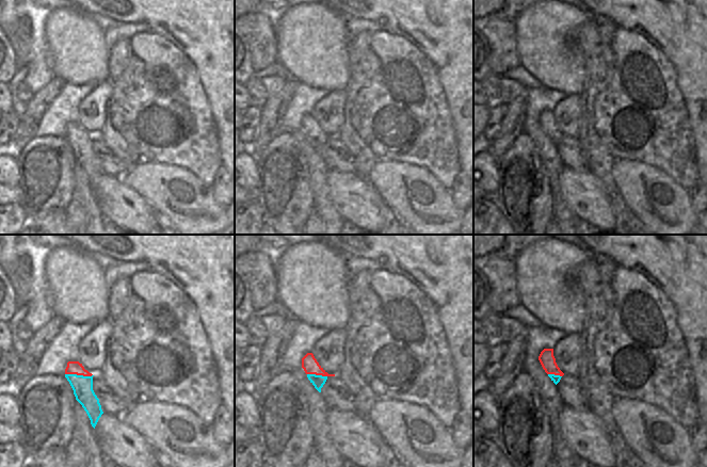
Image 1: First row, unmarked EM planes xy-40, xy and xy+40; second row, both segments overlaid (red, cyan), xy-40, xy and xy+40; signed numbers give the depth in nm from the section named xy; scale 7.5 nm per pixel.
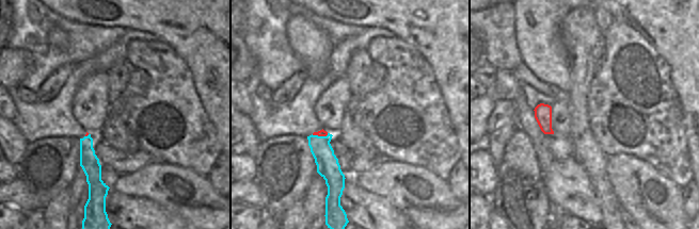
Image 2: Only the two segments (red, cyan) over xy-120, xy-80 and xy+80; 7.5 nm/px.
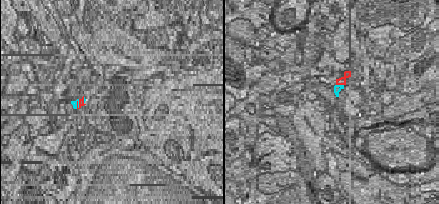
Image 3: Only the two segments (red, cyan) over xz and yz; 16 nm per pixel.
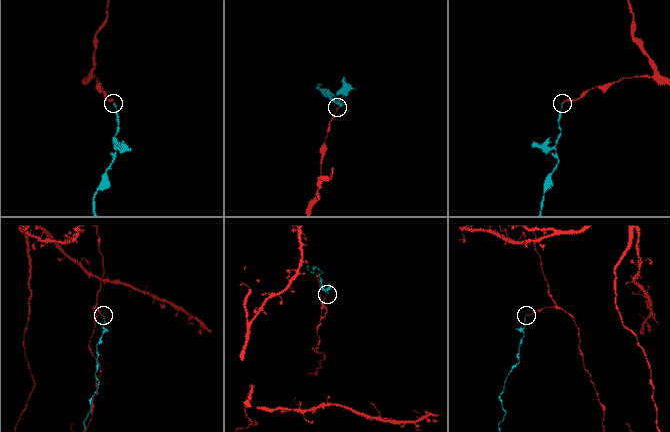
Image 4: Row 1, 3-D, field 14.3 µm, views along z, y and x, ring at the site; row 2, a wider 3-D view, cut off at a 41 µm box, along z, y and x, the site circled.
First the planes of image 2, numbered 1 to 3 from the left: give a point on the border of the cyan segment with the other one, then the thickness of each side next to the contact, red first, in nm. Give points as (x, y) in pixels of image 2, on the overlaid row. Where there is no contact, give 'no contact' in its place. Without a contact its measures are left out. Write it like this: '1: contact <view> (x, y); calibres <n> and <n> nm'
1: contact xy-120 (86, 135); calibres 20 and 140 nm
2: contact xy-80 (319, 135); calibres 50 and 170 nm
3: no contact

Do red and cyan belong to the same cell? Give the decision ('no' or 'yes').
no

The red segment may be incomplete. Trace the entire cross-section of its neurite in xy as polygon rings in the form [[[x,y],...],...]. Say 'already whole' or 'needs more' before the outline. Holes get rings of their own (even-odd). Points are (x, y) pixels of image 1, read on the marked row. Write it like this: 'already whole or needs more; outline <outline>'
already whole; outline [[[307,353],[302,358],[302,368],[306,374],[316,374],[322,376],[335,376],[335,374],[328,374],[317,361],[312,353]]]

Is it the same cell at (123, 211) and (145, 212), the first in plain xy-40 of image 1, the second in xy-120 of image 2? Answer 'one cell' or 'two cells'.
one cell

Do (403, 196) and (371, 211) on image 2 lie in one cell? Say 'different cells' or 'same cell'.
different cells

